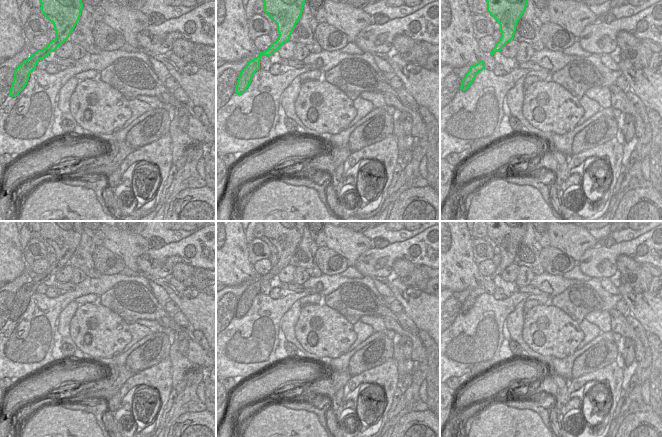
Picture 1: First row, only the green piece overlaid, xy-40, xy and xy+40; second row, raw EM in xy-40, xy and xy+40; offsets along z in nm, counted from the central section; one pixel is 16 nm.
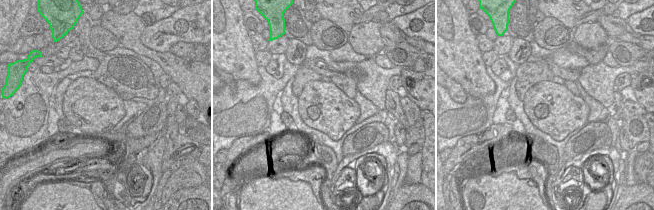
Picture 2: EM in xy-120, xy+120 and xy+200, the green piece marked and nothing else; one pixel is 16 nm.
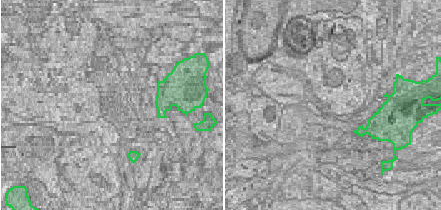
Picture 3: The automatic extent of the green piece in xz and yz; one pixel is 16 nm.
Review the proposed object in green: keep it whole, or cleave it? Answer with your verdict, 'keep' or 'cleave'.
keep

